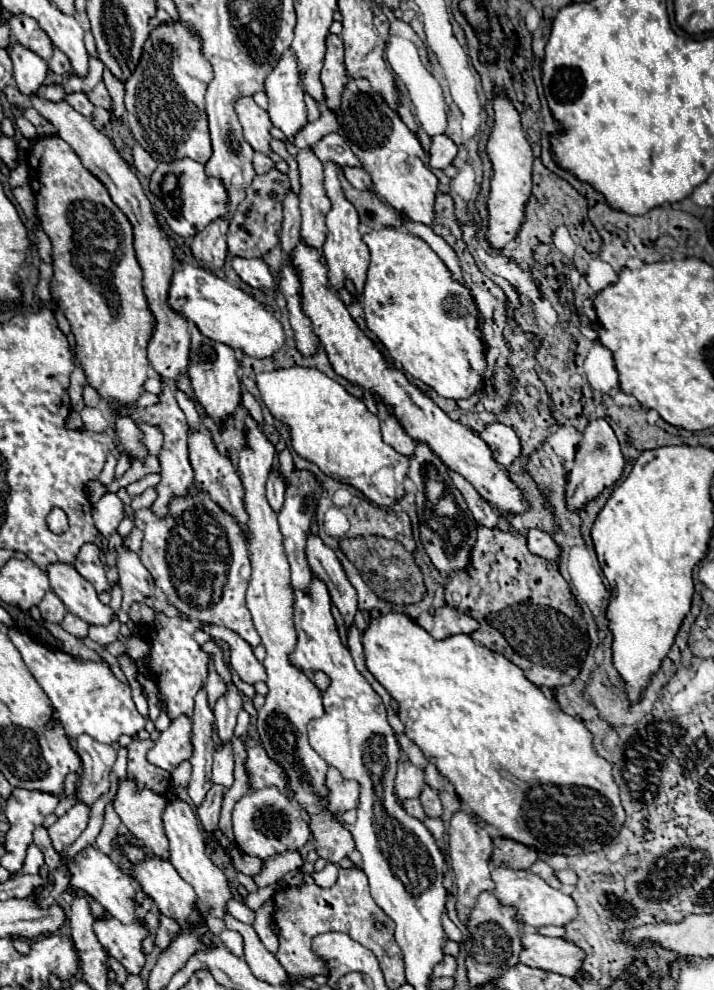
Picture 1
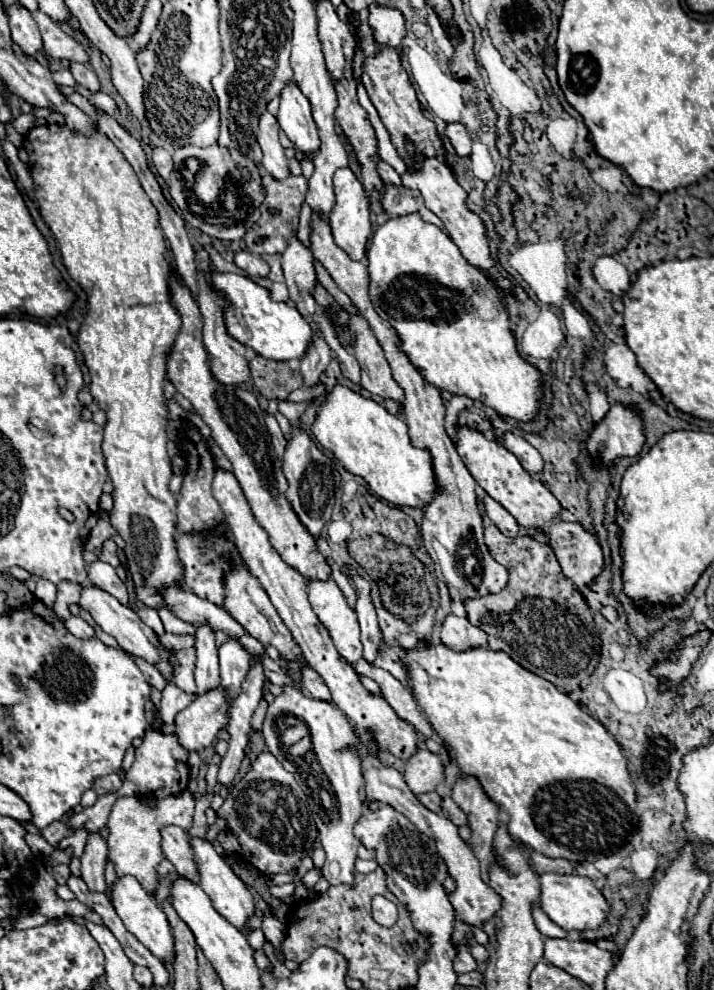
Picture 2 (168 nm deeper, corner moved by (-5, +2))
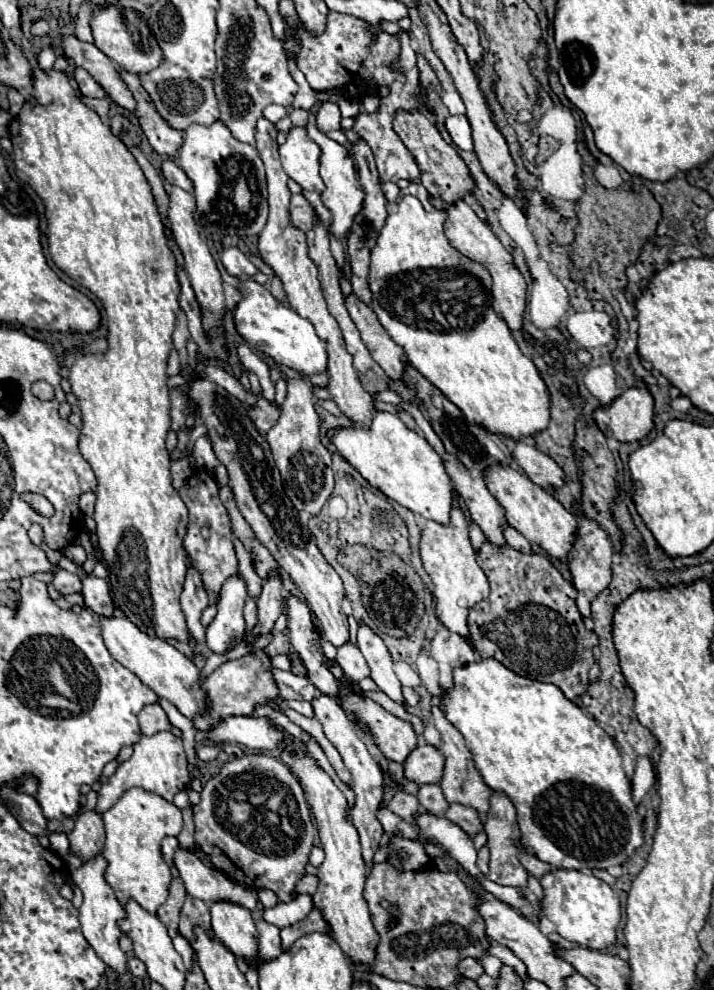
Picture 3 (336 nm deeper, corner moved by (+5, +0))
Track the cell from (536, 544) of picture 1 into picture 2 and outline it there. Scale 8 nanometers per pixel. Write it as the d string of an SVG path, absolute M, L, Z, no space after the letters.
M552 521L546 533L564 575L584 591L604 569L604 553L598 537L588 533L580 523L566 521Z

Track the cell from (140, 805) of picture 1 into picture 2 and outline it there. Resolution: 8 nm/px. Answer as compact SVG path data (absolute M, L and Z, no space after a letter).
M180 827L162 829L162 849L164 849L166 859L170 859L174 863L176 871L184 879L198 883L198 865L194 861L190 835L184 829L180 829Z

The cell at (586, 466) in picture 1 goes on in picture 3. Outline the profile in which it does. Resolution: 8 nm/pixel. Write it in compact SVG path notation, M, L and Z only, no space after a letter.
M636 387L626 389L610 405L594 411L594 423L598 425L598 429L606 437L614 437L620 443L632 443L632 441L644 439L654 427L652 417L654 417L654 401L652 401L650 393L646 389L636 389Z

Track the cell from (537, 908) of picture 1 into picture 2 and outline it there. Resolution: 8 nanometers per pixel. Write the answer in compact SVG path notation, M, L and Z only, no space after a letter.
M544 873L544 875L540 875L540 885L542 885L540 907L556 925L560 925L566 931L598 929L610 913L610 901L602 895L596 881L592 881L588 877L580 877L576 873L572 873L572 875Z

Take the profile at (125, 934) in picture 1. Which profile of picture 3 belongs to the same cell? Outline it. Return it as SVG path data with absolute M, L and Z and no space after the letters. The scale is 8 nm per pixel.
M166 837L162 841L162 859L166 865L172 865L172 855L174 855L174 849L178 845L178 839L176 837Z

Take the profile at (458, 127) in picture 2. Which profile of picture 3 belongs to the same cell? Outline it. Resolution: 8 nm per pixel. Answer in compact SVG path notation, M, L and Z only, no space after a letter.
M464 115L448 117L446 119L446 131L452 137L454 145L462 151L472 151L472 137L470 137L470 123Z

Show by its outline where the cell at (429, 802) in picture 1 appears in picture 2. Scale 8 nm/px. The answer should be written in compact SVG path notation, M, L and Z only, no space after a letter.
M446 795L444 797L444 805L442 805L442 813L454 823L454 825L468 825L468 817L466 817L466 813Z

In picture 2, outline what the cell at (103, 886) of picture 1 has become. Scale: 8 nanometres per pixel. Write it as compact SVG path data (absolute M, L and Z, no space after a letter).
M120 877L112 887L112 905L122 919L124 927L162 963L174 963L174 935L172 927L154 897L150 897L134 877Z

